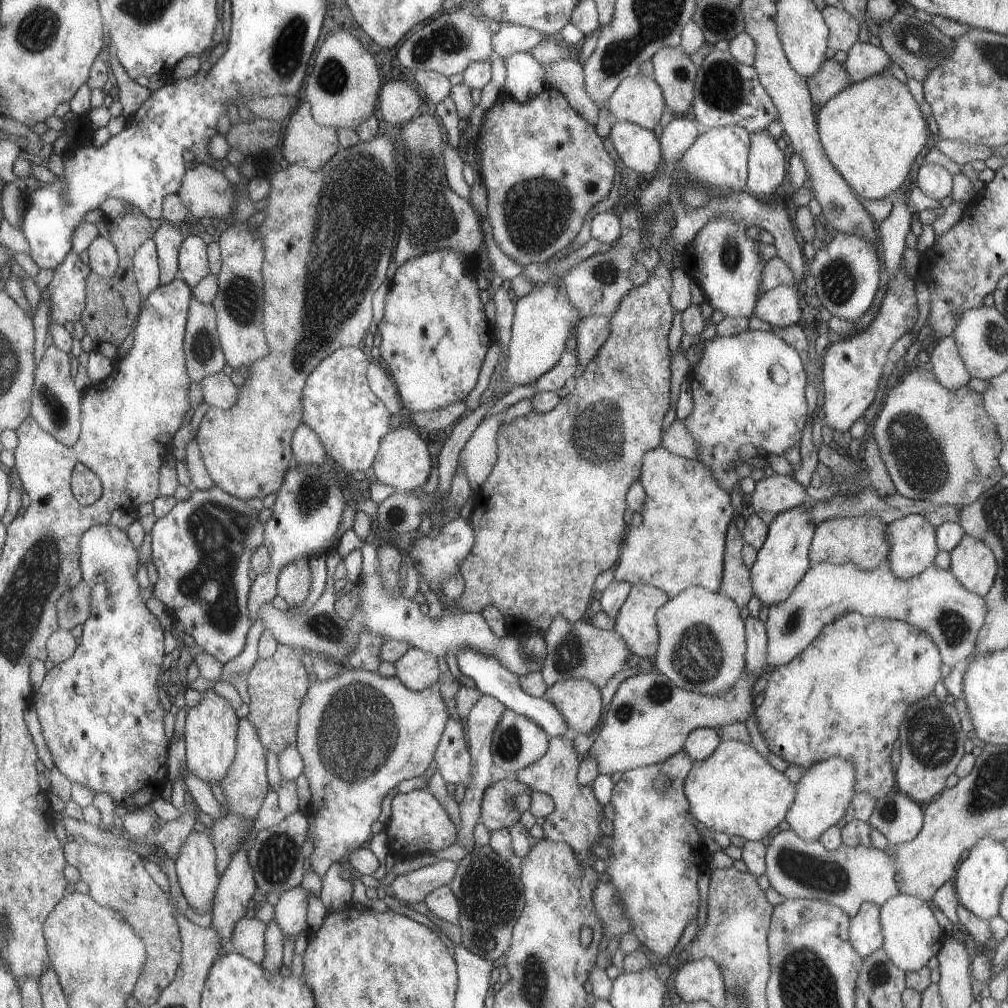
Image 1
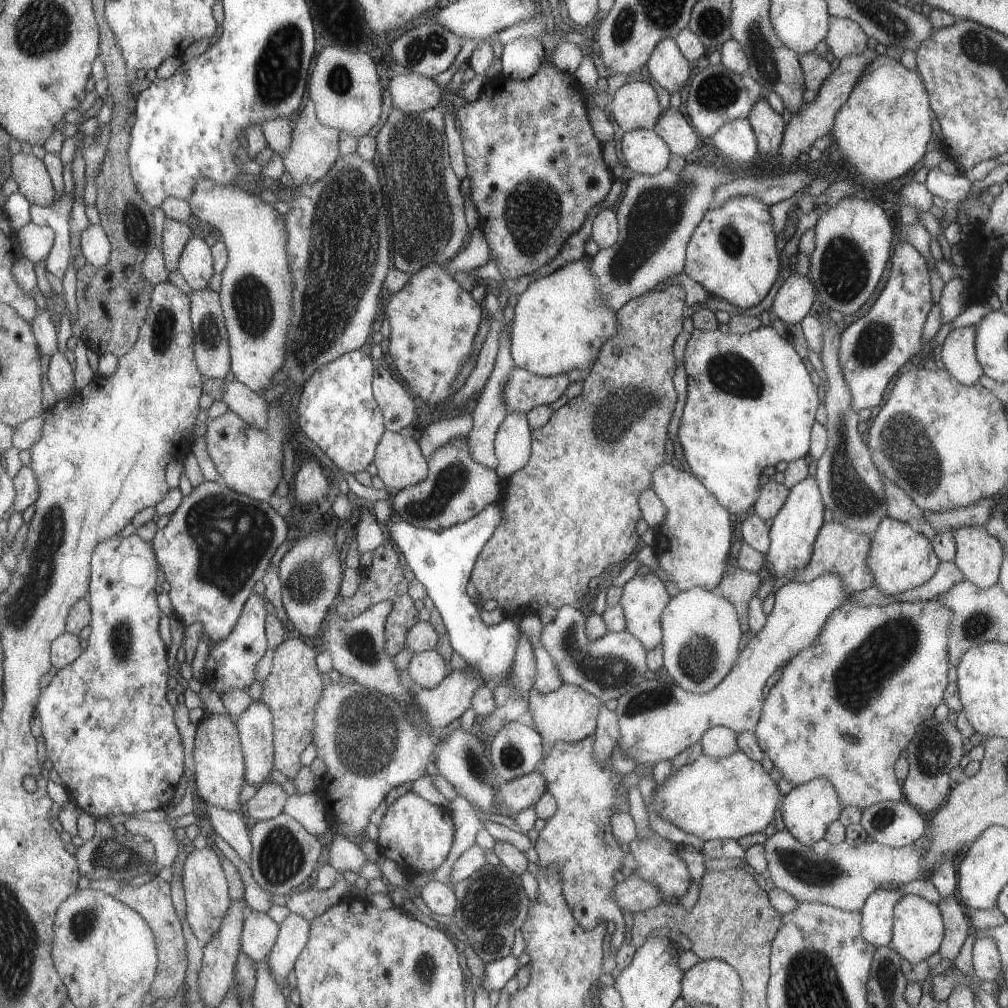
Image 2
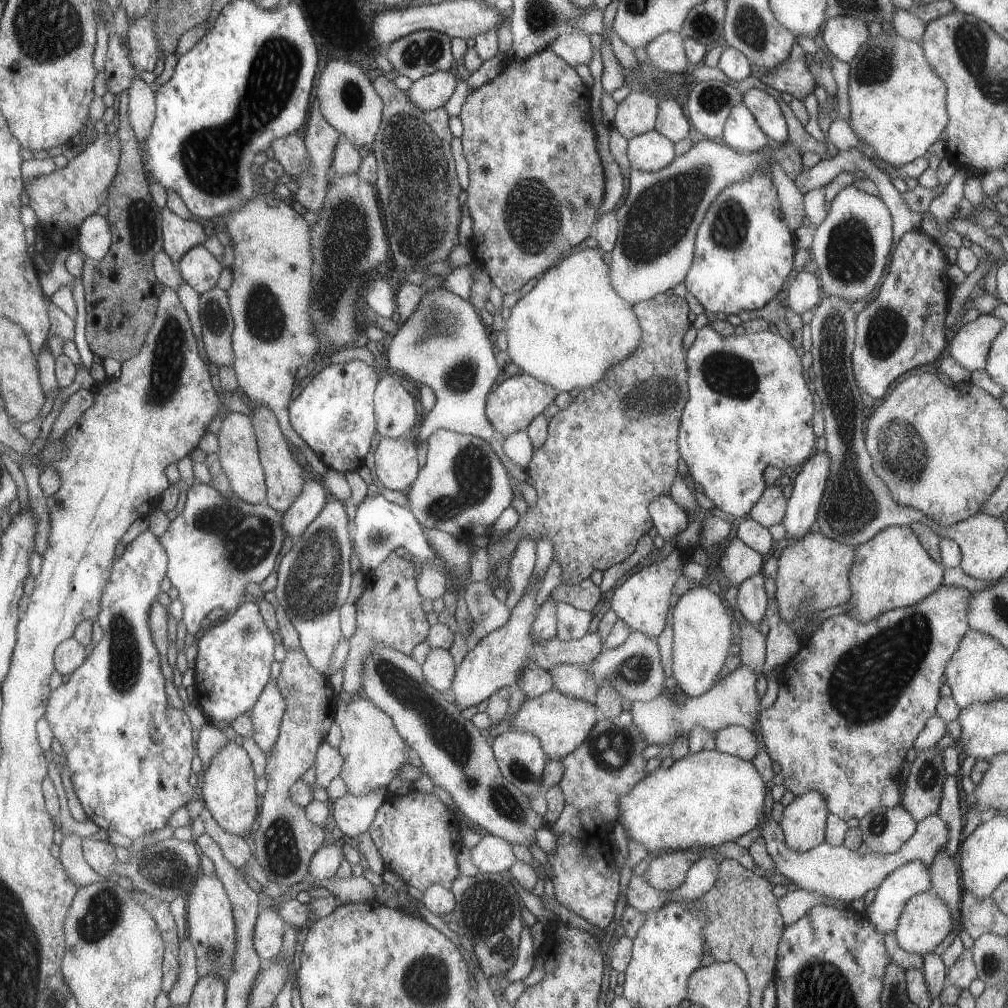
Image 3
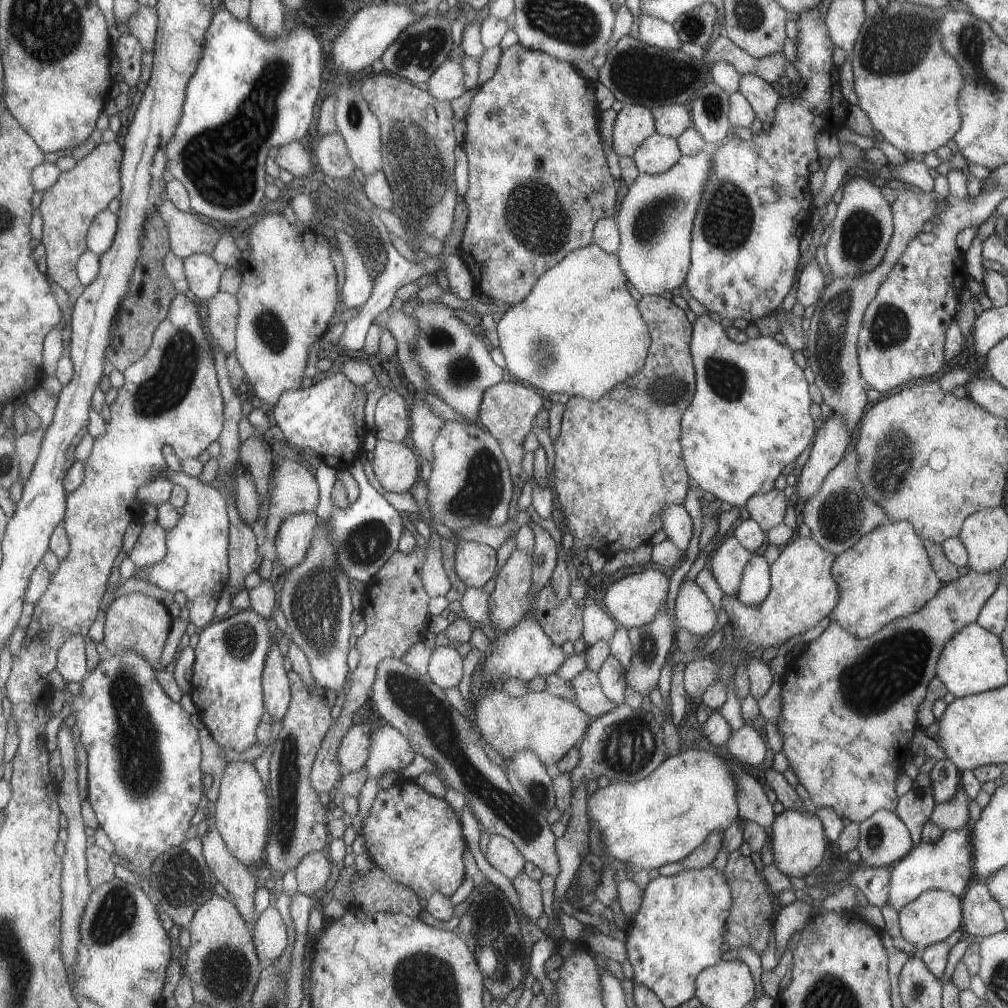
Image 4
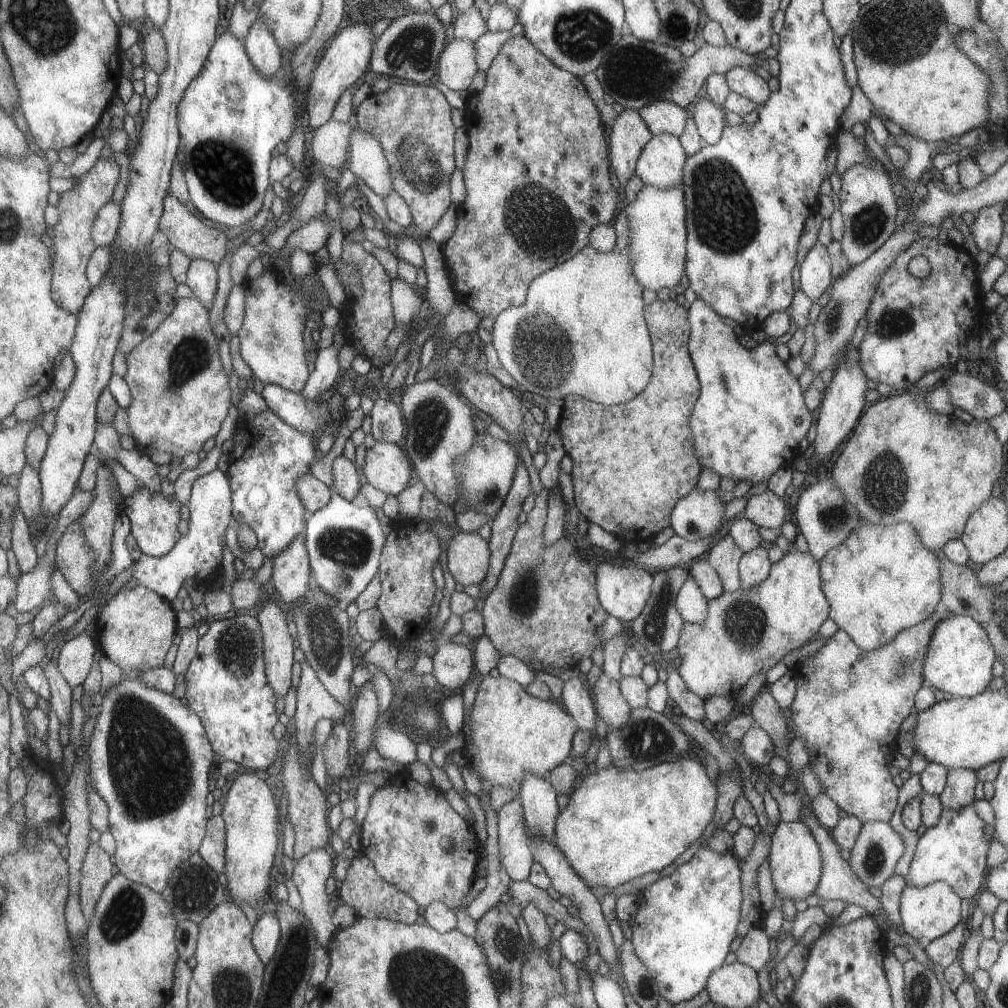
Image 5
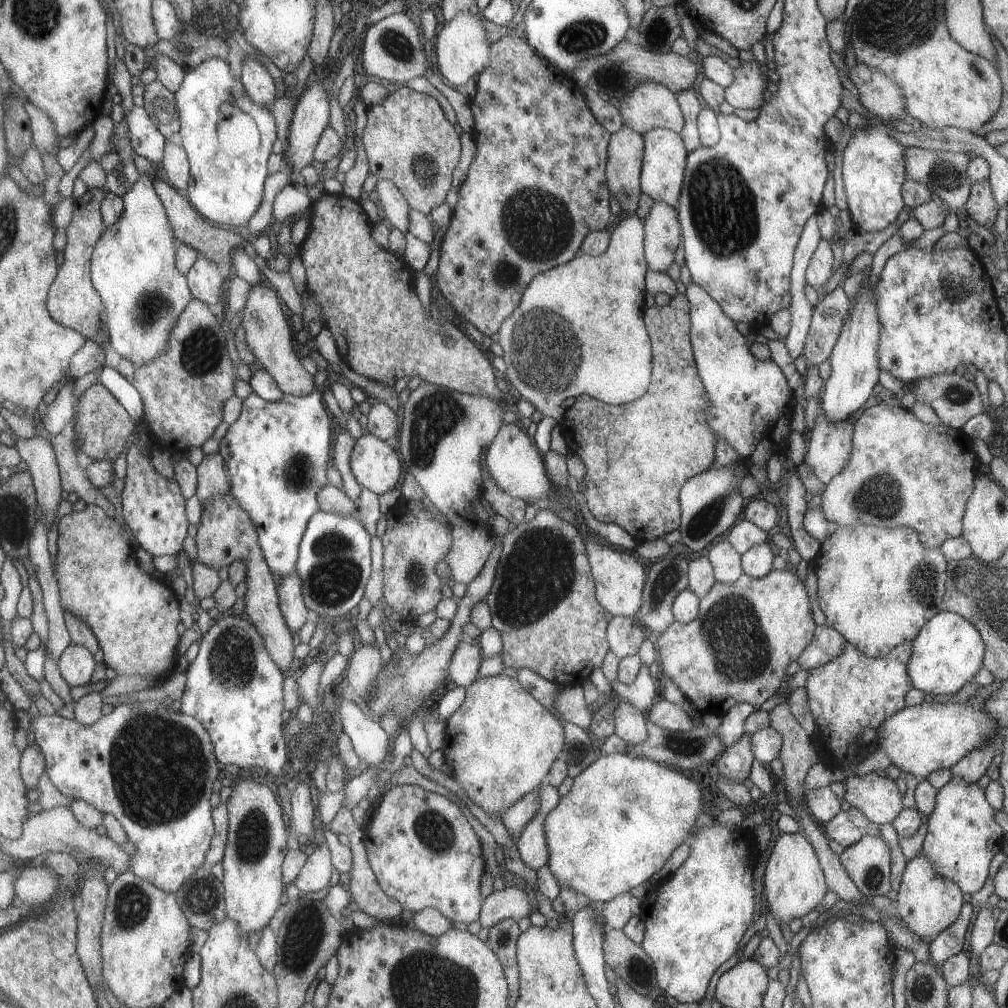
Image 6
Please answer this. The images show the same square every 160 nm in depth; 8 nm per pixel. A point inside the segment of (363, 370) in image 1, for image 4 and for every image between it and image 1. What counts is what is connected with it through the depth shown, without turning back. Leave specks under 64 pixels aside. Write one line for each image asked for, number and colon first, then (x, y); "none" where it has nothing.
2: (338, 411)
3: (335, 414)
4: (329, 417)

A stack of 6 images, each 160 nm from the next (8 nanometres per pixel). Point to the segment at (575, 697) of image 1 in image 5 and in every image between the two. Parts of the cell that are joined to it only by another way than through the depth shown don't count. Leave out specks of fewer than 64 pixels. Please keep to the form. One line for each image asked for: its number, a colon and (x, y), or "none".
2: (569, 713)
3: (561, 723)
4: (549, 725)
5: (512, 733)

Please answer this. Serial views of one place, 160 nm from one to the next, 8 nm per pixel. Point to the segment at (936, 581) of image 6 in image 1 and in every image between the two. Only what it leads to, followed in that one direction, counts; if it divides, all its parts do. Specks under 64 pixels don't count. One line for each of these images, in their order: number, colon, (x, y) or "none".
1: (912, 539)
2: (900, 558)
3: (891, 570)
4: (887, 574)
5: (880, 580)

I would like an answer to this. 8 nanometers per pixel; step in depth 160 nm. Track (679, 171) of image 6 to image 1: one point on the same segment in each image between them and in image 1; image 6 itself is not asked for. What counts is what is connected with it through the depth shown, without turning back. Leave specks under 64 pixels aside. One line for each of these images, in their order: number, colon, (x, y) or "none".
1: (638, 149)
2: (645, 153)
3: (650, 151)
4: (658, 153)
5: (659, 165)

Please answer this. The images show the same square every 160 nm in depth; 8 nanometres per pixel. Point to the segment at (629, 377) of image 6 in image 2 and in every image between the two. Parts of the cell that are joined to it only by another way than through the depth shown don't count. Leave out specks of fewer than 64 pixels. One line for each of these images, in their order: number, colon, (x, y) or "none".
2: (560, 323)
3: (572, 326)
4: (579, 333)
5: (580, 332)

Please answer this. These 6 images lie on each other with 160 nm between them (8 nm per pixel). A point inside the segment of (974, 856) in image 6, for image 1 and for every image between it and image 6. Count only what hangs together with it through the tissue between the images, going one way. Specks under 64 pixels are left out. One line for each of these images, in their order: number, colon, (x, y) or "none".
1: (864, 930)
2: (876, 914)
3: (884, 911)
4: (945, 863)
5: (953, 850)

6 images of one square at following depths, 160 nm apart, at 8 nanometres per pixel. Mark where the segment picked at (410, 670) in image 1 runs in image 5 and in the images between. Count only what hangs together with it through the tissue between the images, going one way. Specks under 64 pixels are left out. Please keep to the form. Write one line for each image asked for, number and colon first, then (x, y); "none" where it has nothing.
2: (427, 670)
3: (439, 667)
4: (446, 664)
5: (454, 663)

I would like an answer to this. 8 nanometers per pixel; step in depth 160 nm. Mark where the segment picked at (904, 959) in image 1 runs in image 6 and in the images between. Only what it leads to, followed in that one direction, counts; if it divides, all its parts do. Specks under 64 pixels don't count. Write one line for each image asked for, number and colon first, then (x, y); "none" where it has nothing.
2: (917, 926)
3: (925, 921)
4: (934, 915)
5: (926, 912)
6: (928, 903)

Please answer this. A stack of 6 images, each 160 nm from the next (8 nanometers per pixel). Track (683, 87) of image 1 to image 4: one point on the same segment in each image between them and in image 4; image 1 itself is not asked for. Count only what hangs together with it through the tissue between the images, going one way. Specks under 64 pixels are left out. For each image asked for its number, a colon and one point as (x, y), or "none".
2: (667, 66)
3: (665, 52)
4: (654, 32)

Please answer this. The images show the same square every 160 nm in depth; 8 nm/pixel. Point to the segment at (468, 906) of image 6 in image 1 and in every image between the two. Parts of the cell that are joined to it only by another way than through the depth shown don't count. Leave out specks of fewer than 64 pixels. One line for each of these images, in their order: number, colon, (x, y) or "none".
1: (418, 823)
2: (414, 832)
3: (418, 837)
4: (416, 838)
5: (419, 843)

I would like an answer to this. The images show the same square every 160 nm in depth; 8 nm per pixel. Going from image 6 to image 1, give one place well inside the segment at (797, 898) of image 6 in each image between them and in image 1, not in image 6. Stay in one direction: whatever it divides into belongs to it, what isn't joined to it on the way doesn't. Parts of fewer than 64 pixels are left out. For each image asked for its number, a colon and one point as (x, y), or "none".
1: (823, 792)
2: (807, 810)
3: (803, 821)
4: (797, 838)
5: (793, 859)

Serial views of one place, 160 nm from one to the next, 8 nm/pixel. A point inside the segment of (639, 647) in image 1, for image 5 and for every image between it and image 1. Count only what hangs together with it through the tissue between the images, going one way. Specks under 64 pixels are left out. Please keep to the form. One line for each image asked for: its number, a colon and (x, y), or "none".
2: (643, 597)
3: (642, 601)
4: (634, 600)
5: (622, 590)

